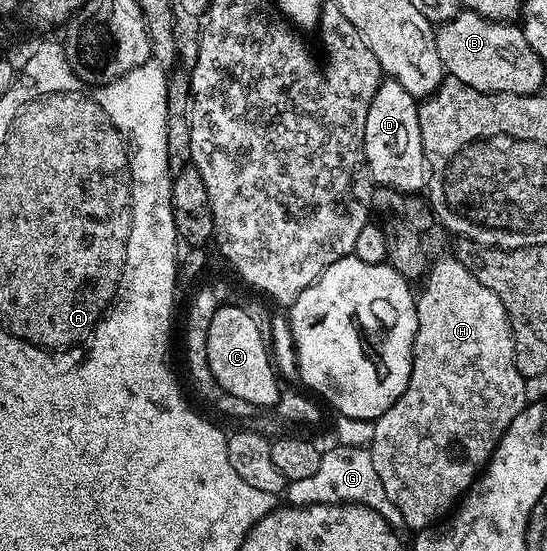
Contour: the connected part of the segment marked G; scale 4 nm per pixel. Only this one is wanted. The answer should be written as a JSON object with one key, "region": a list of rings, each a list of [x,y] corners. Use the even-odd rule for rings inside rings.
{"region":[[[368,447],[325,448],[319,467],[308,478],[290,480],[287,484],[288,503],[293,506],[310,504],[368,504],[381,506],[386,503],[385,491],[375,474],[375,462],[371,462]]]}

